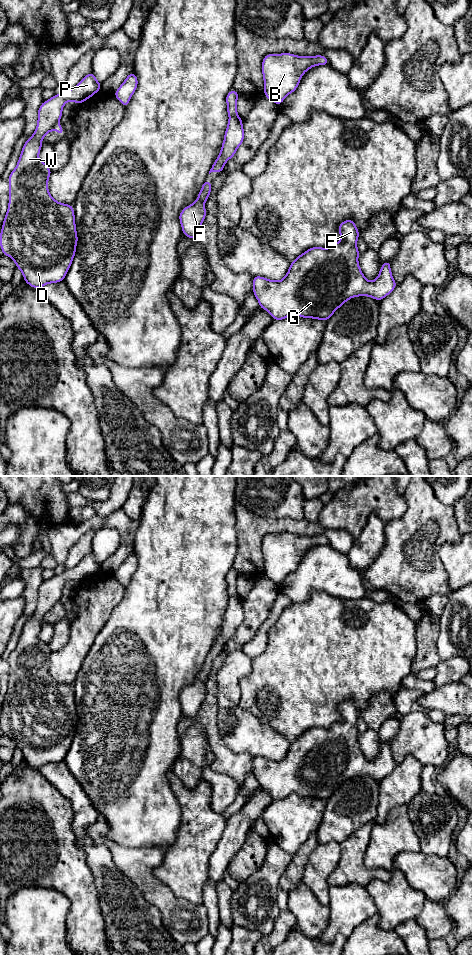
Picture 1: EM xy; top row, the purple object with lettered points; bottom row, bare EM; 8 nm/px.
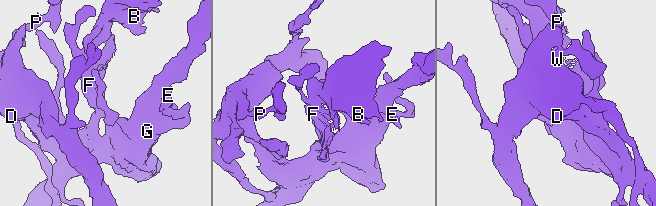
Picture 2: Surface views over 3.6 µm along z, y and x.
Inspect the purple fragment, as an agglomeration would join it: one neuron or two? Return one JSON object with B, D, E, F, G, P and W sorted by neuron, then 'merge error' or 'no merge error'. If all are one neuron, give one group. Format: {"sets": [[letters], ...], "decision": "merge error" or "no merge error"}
{"sets": [["B", "D", "F", "P", "W"], ["E", "G"]], "decision": "merge error"}

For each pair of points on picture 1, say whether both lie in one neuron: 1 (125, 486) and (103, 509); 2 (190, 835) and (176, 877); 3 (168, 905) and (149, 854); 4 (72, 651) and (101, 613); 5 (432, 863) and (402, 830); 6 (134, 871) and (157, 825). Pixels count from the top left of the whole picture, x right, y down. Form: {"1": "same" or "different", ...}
{"1": "same", "2": "same", "3": "same", "4": "same", "5": "different", "6": "different"}

